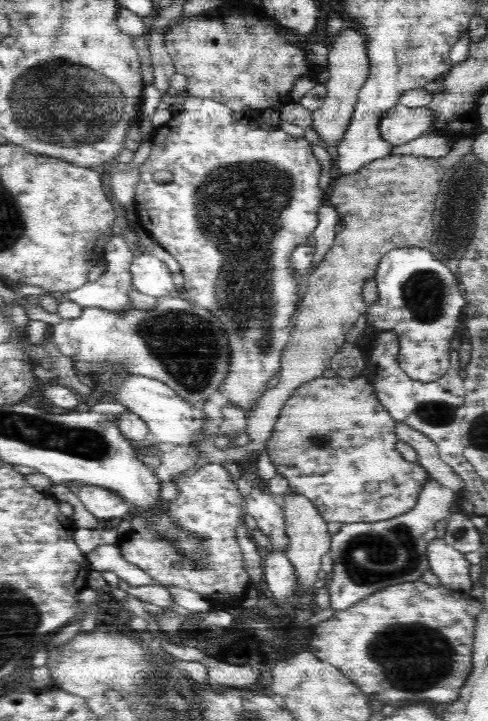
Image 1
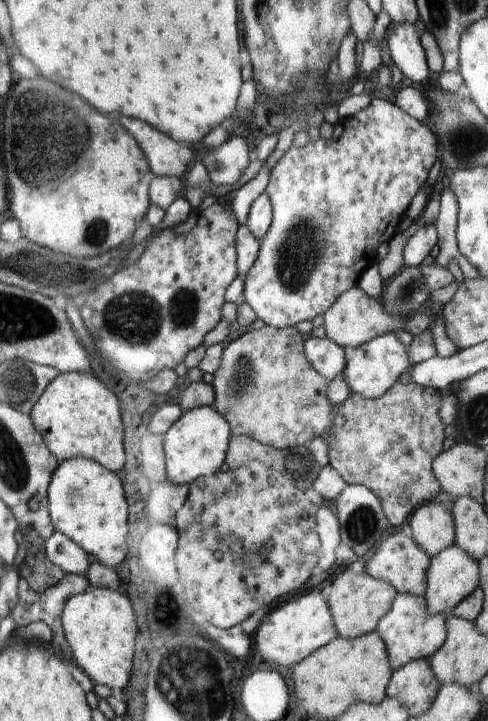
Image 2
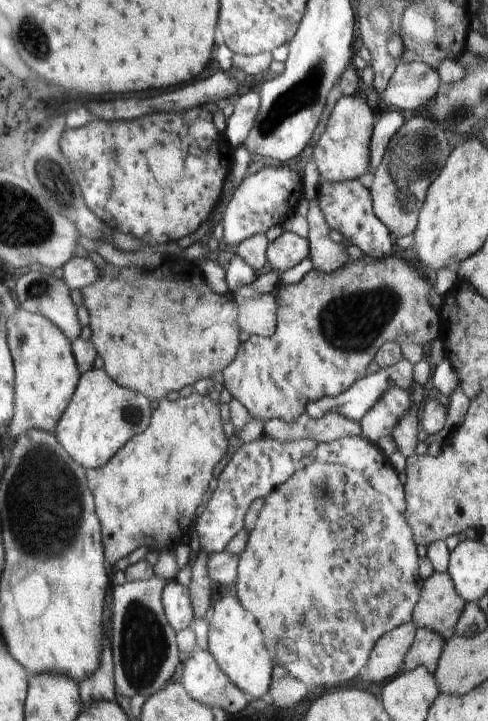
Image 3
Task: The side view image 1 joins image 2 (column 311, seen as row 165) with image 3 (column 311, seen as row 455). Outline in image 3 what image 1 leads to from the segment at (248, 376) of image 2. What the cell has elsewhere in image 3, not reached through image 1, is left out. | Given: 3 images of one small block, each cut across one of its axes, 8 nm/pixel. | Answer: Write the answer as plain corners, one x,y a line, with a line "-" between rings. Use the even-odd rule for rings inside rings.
317,198
309,201
308,214
305,217
309,224
309,258
314,267
325,273
342,268
350,259
348,246
344,243
337,244
330,238
330,228
326,224

